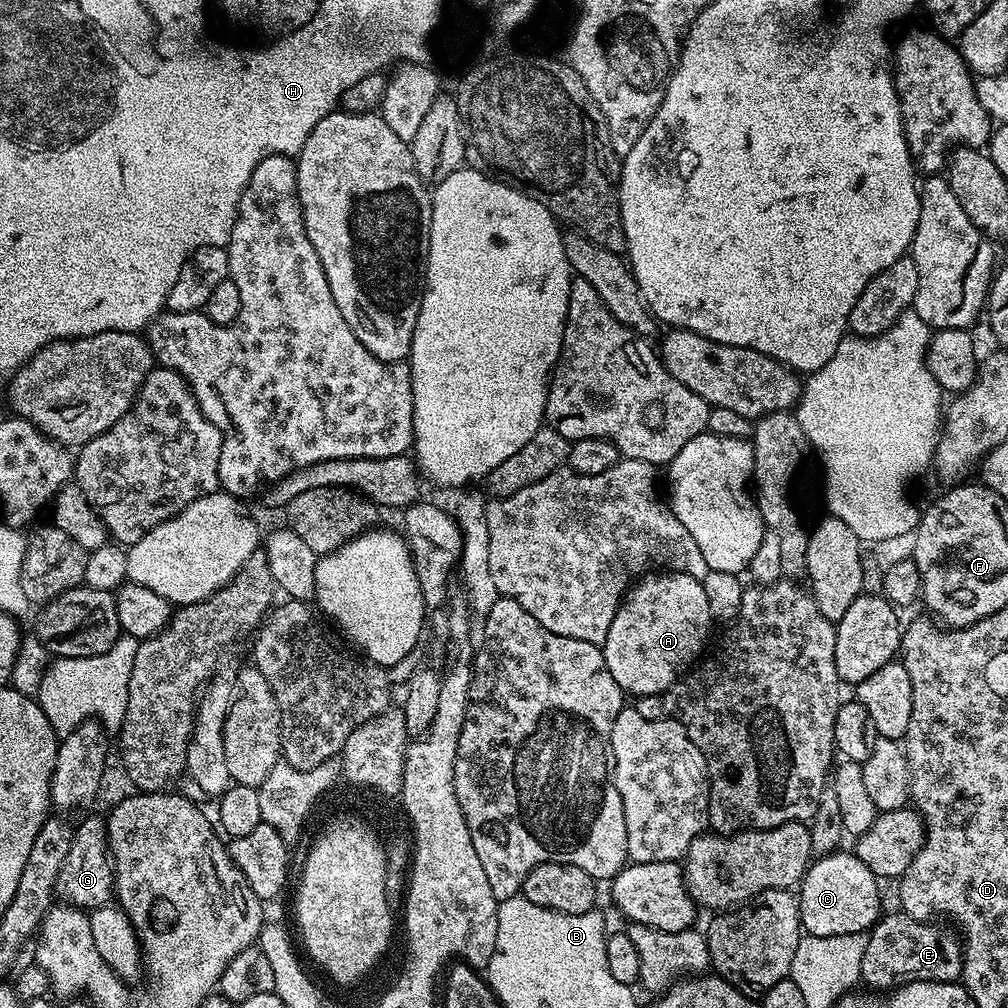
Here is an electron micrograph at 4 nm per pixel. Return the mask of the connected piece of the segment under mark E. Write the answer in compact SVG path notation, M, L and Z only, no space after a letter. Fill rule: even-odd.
M902 910L895 911L889 916L888 913L881 915L867 933L866 954L862 954L861 981L872 990L892 990L901 982L909 980L959 981L964 971L964 954L961 941L957 937L955 940L950 933L935 928L935 923L915 920L914 917L907 916Z

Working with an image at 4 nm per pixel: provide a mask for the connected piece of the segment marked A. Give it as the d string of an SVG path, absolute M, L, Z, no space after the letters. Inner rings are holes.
M671 570L645 575L621 600L614 622L610 622L610 634L606 634L606 642L602 645L606 666L614 682L618 682L620 691L629 697L657 696L675 684L681 673L693 663L691 660L703 650L712 627L710 602L706 602L706 590L701 581L685 572Z

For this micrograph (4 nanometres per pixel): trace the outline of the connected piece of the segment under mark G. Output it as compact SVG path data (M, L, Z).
M88 816L79 825L75 825L72 834L72 849L66 854L66 862L62 862L62 870L58 874L55 895L63 903L73 908L95 910L105 907L113 899L116 873L112 871L112 858L108 846L108 825L105 817Z

